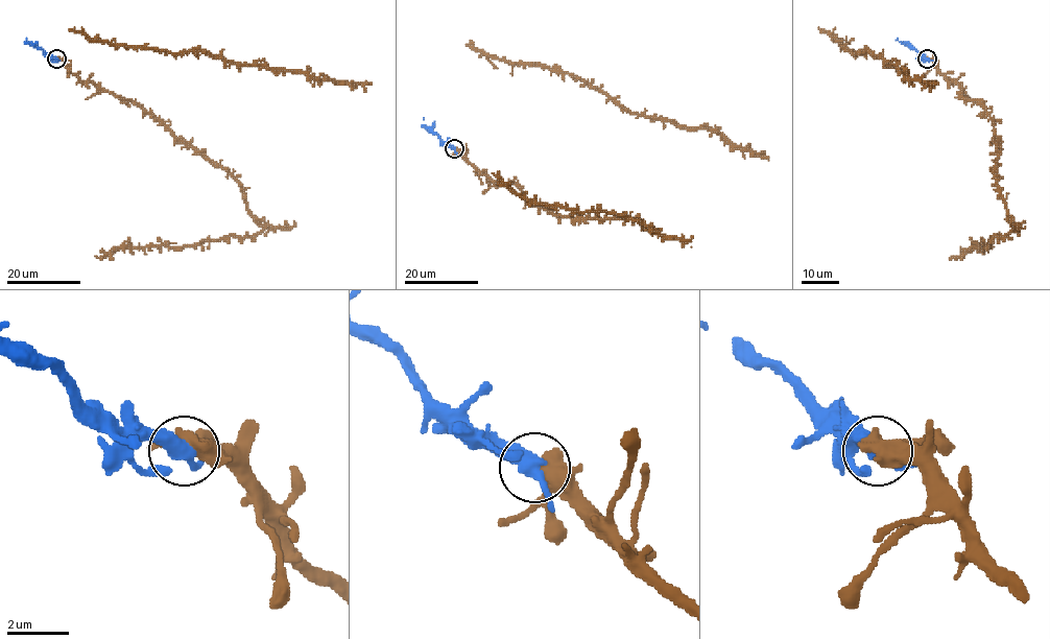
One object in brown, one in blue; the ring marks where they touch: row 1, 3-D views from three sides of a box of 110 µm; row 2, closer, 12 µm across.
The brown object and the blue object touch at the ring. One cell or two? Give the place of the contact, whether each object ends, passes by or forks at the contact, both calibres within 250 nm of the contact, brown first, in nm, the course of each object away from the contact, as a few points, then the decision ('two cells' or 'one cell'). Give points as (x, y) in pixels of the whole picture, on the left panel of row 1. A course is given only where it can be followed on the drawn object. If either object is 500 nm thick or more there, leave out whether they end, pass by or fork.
(56, 58) | brown passes by | blue passes by | 440/420 nm | brown via (57, 58), (81, 80), (139, 104), (218, 164), (263, 228), (186, 246), (117, 246), (102, 257) | blue via (57, 58), (27, 44), (24, 41), (27, 39) | one cell

